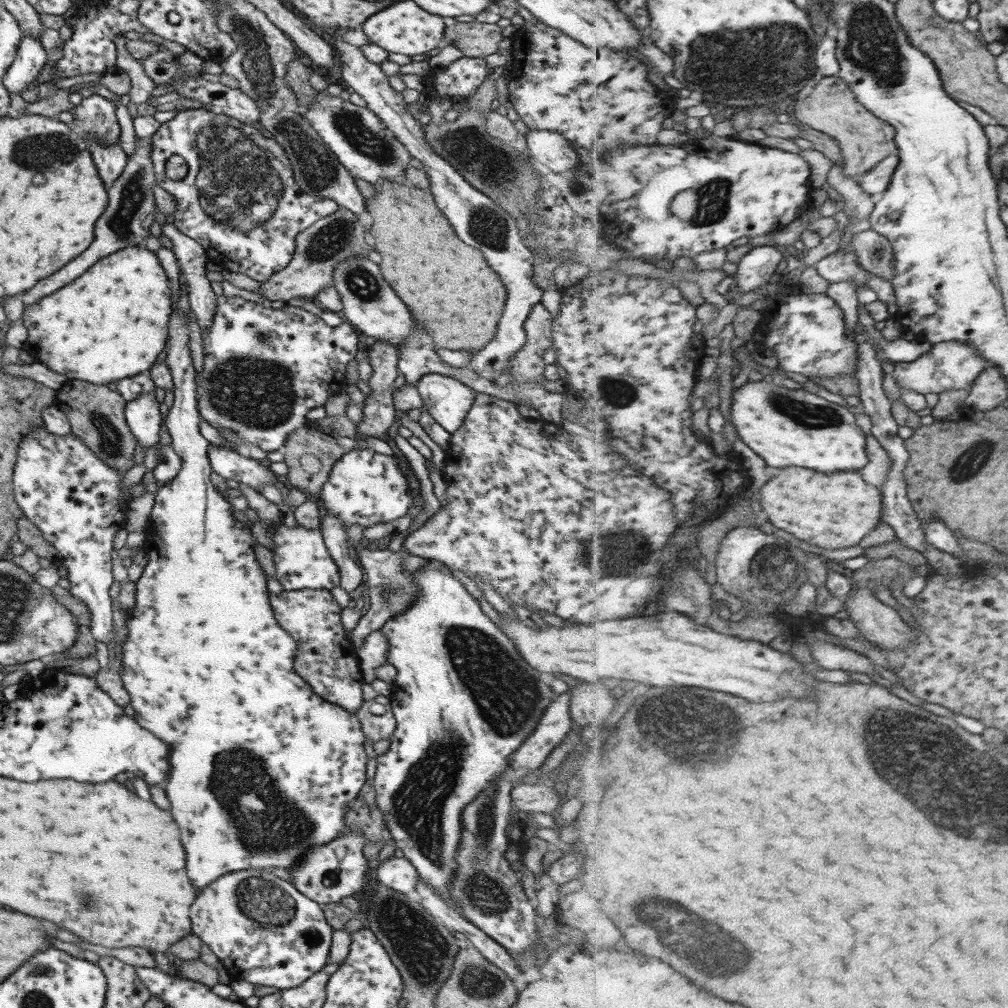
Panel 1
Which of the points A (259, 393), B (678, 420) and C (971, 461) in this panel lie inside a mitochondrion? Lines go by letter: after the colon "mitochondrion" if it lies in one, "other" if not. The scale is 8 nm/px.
A: mitochondrion
B: other
C: mitochondrion

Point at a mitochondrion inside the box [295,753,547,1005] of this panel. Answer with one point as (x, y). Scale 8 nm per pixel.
(421, 947)

